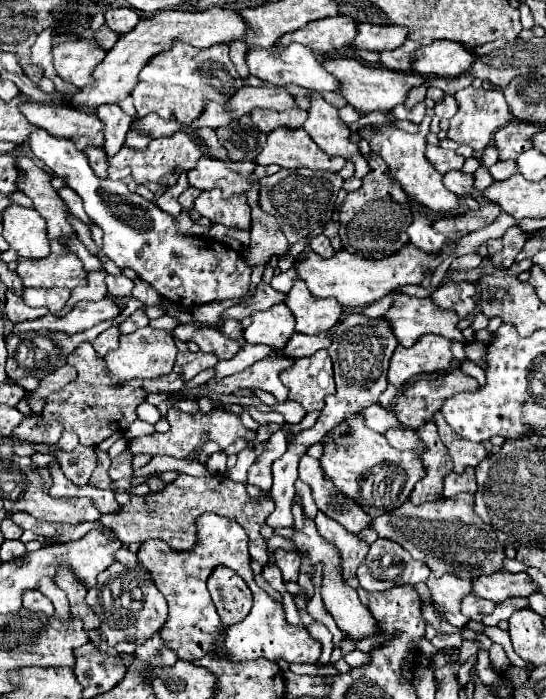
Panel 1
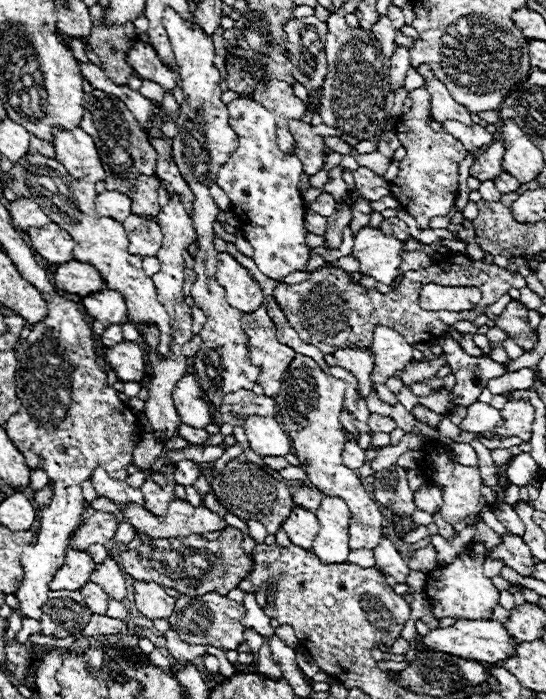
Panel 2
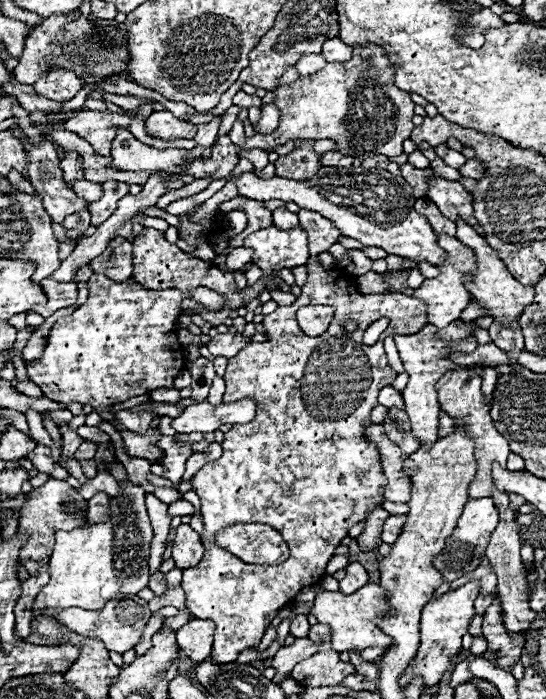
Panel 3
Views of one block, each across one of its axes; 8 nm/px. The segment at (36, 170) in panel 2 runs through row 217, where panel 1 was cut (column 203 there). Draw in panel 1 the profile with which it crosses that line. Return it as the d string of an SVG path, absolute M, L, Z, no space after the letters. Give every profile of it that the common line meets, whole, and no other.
M174 42L168 52L160 52L148 60L144 70L138 74L138 84L132 90L132 98L138 116L154 112L162 118L174 116L178 122L190 124L194 118L198 118L198 112L202 112L206 100L224 104L240 86L242 78L228 56L226 44L198 50L190 44Z

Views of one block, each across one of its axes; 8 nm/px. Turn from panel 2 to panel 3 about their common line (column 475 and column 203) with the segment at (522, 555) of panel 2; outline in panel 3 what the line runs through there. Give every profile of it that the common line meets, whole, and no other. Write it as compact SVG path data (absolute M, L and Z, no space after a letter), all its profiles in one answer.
M180 524L176 528L176 544L172 550L172 558L176 560L176 568L190 568L196 566L202 560L204 554L204 544L198 536L198 532L194 532L190 528L190 524Z

